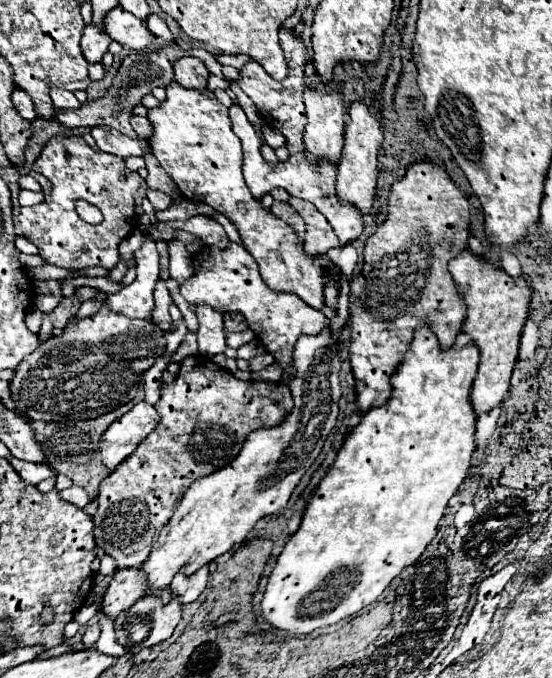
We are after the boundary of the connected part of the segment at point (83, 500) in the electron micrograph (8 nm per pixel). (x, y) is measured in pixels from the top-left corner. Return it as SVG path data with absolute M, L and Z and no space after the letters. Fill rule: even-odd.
M70 487L70 489L64 489L64 491L60 491L60 495L62 495L62 499L66 499L66 501L70 501L72 505L76 505L76 507L80 507L80 509L84 509L88 503L90 503L90 497L80 489L80 487Z

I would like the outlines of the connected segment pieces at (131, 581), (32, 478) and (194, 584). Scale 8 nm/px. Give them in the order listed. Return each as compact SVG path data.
M118 569L102 599L102 611L114 619L120 611L128 609L134 599L146 595L146 579L142 579L142 569Z
M12 455L8 457L8 461L10 461L10 465L16 469L16 473L20 475L20 479L26 481L26 483L32 483L32 485L36 485L36 483L40 483L40 481L56 475L56 473L54 473L48 465L44 465L44 463L20 461L20 459L12 457Z
M200 567L194 575L182 575L182 571L178 575L174 575L172 579L172 591L182 599L182 603L190 603L194 601L208 583L208 569Z

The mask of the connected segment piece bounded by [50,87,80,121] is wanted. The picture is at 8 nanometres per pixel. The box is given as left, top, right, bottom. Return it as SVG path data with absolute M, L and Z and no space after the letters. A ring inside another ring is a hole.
M50 89L50 99L52 99L52 107L54 107L54 113L52 113L52 121L56 119L58 111L64 111L64 109L74 109L74 107L80 107L80 101L66 89Z

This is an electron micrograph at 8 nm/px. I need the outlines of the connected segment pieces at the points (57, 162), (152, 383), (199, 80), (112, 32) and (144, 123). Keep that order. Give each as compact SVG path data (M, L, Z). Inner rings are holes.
M56 135L48 139L36 159L36 171L50 179L52 191L42 193L44 201L40 205L20 211L18 221L22 235L40 249L40 255L50 265L64 269L86 269L100 265L112 269L118 263L120 241L138 225L134 195L142 185L142 177L136 171L128 171L122 157L90 147L80 135ZM76 199L96 203L104 215L102 223L90 225L80 221L74 211Z
M160 359L154 363L154 367L150 367L150 371L146 371L144 375L144 401L154 405L154 401L158 401L158 387L160 387L160 379L162 379L162 371L166 369L170 361L168 359Z
M182 57L174 61L174 81L186 89L204 89L208 71L196 57Z
M122 7L108 11L104 27L114 41L118 41L122 47L128 47L134 51L146 49L156 39L150 33L150 29L146 27L146 23L142 23L138 17L130 15Z
M132 115L132 119L130 119L132 123L132 129L138 133L138 137L148 137L148 133L150 133L150 121L146 119L146 117L140 117L140 115Z

